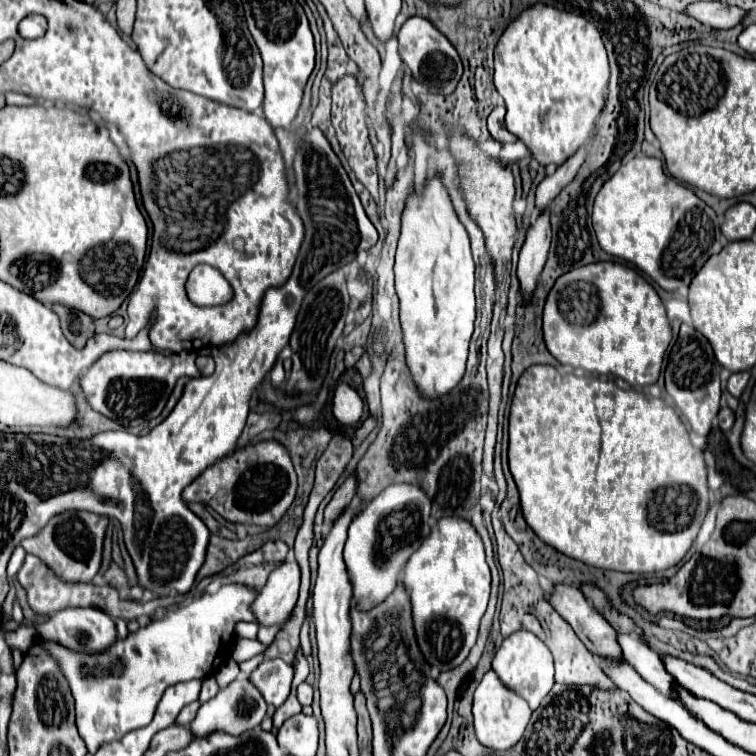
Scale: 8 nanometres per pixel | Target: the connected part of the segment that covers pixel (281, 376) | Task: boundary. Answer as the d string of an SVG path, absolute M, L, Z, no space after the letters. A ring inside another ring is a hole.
M278 357L269 375L272 385L276 388L279 387L282 384L281 382L285 380L285 370L283 367L283 359L281 357Z

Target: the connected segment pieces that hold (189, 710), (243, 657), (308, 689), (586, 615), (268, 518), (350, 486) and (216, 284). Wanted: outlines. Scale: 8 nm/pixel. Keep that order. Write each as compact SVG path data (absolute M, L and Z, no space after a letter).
M195 701L195 703L189 703L181 713L179 713L179 717L177 717L177 721L175 721L175 725L181 725L181 727L187 727L191 721L193 721L193 717L195 717L195 713L197 713L197 709L199 709L199 701Z
M237 639L237 641L233 643L231 657L233 657L237 663L241 663L241 661L247 661L247 659L255 657L257 653L263 653L265 649L267 649L267 647L261 645L257 639L253 639L253 641L249 641L249 639Z
M301 683L297 687L297 699L299 699L301 705L311 705L311 701L313 701L313 687L307 685L307 683Z
M557 585L557 593L549 595L549 601L593 655L617 663L625 661L617 641L619 633L601 613L595 611L593 605L587 603L581 591L577 591L575 587Z
M279 441L245 445L209 465L181 493L185 503L205 503L229 521L273 527L295 499L297 475L287 449Z
M355 475L345 479L345 483L335 491L333 499L327 503L325 525L331 527L335 523L335 519L349 507L349 503L353 503L353 499L355 499Z
M201 264L187 279L187 295L195 305L217 306L229 302L233 290L229 284L224 284L224 277L217 269Z

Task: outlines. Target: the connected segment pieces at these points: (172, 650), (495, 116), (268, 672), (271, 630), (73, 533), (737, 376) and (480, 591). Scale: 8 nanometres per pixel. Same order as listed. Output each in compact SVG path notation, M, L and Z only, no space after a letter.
M223 585L215 595L205 595L201 599L195 599L191 601L191 605L179 607L177 611L165 611L159 619L153 619L149 625L137 629L135 633L129 633L125 639L117 637L117 641L101 653L73 651L61 645L59 641L37 637L35 645L45 649L57 661L59 669L63 671L71 687L75 699L75 711L77 711L77 727L81 737L85 739L89 753L95 753L101 743L123 739L133 729L141 729L149 725L155 717L155 709L167 687L213 675L225 659L229 641L233 641L235 623L253 621L253 613L249 613L249 605L253 597L257 597L257 593L243 585Z
M495 107L493 113L489 115L489 121L487 121L487 127L489 127L489 133L501 141L501 143L509 143L509 141L515 141L517 137L513 133L507 131L505 127L505 107Z
M281 659L263 661L251 675L249 681L261 689L263 699L267 705L279 707L291 693L291 681L293 681L293 667L287 665Z
M261 625L257 634L257 639L265 645L272 643L275 635L281 627L278 625L273 625L271 627L265 627Z
M65 511L51 517L51 521L37 535L25 539L21 545L27 553L41 557L65 581L91 581L101 567L103 539L107 525L109 517L105 515L87 511Z
M743 371L743 373L733 373L727 381L727 391L733 395L733 397L739 397L743 393L743 389L747 387L747 381L749 381L749 373Z
M457 517L437 521L421 549L407 561L403 587L411 601L413 631L425 661L437 671L449 671L461 665L477 641L479 621L487 609L491 587L491 575L477 531Z

